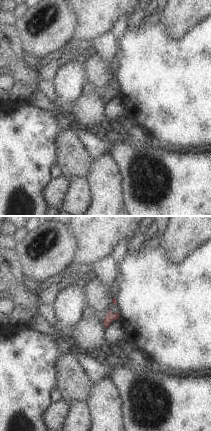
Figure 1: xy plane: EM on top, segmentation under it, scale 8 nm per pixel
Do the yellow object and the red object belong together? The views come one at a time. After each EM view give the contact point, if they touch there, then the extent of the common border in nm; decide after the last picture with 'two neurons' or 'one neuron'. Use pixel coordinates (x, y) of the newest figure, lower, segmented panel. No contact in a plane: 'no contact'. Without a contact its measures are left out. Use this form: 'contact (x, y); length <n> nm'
no contact

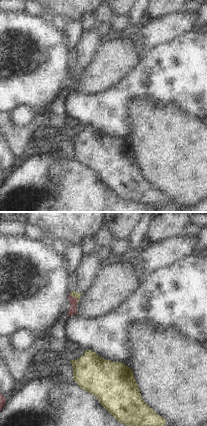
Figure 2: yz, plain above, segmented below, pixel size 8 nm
contact (76, 297); length 120 nm

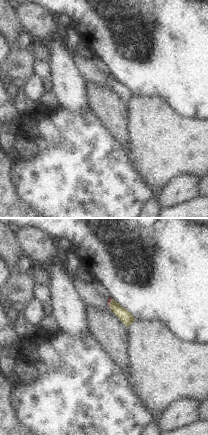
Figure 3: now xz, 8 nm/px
contact (110, 303); length 80 nm

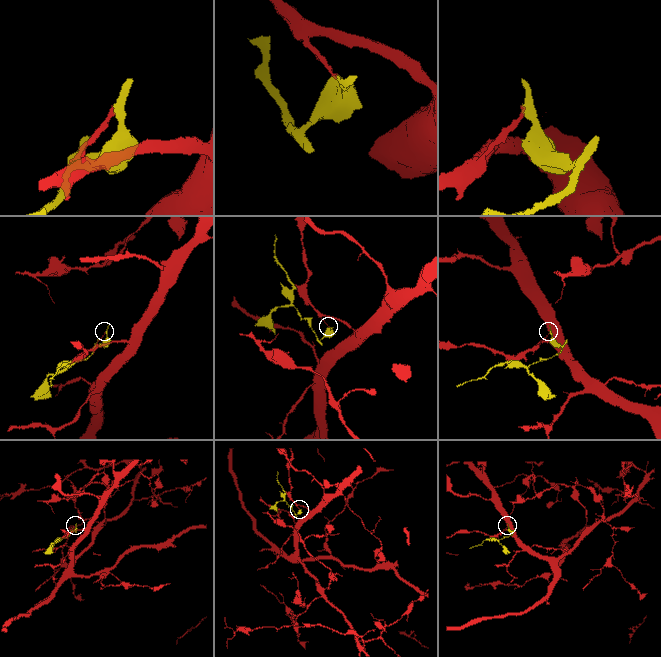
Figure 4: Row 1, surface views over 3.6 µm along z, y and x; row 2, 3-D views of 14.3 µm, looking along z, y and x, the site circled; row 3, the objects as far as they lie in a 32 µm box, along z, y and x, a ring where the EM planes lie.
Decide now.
two neurons

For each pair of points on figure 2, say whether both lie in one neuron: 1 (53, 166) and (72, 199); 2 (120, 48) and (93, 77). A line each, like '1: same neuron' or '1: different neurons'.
1: same neuron
2: same neuron

